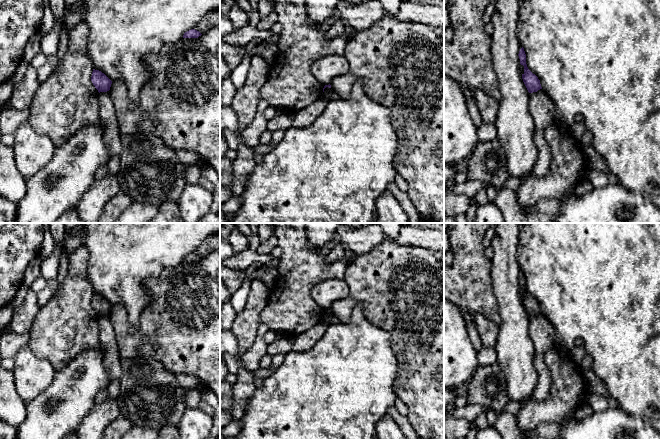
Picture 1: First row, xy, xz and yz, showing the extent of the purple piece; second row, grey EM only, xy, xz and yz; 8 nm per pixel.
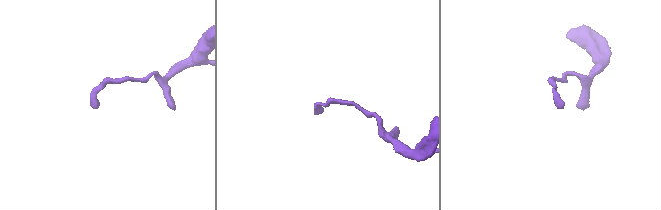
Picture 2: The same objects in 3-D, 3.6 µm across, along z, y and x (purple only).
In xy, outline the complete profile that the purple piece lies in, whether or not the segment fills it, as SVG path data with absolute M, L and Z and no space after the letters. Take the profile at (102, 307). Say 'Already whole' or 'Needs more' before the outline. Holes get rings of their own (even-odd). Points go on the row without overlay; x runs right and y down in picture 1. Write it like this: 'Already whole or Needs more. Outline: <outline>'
Already whole. Outline: M93 293L91 305L98 316L107 316L110 314L112 305L101 295Z

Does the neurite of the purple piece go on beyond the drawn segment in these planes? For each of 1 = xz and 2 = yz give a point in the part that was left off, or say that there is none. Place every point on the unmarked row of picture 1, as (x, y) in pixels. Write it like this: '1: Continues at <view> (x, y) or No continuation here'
1: No continuation here
2: No continuation here

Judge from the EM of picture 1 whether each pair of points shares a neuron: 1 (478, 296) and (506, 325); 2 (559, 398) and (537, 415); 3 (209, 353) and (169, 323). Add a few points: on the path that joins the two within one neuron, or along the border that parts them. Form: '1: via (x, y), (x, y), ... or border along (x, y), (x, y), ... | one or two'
1: border along (494, 295), (498, 306), (499, 324) | two
2: via (554, 403), (547, 410), (542, 411) | one
3: via (199, 343), (183, 327), (179, 327) | one

